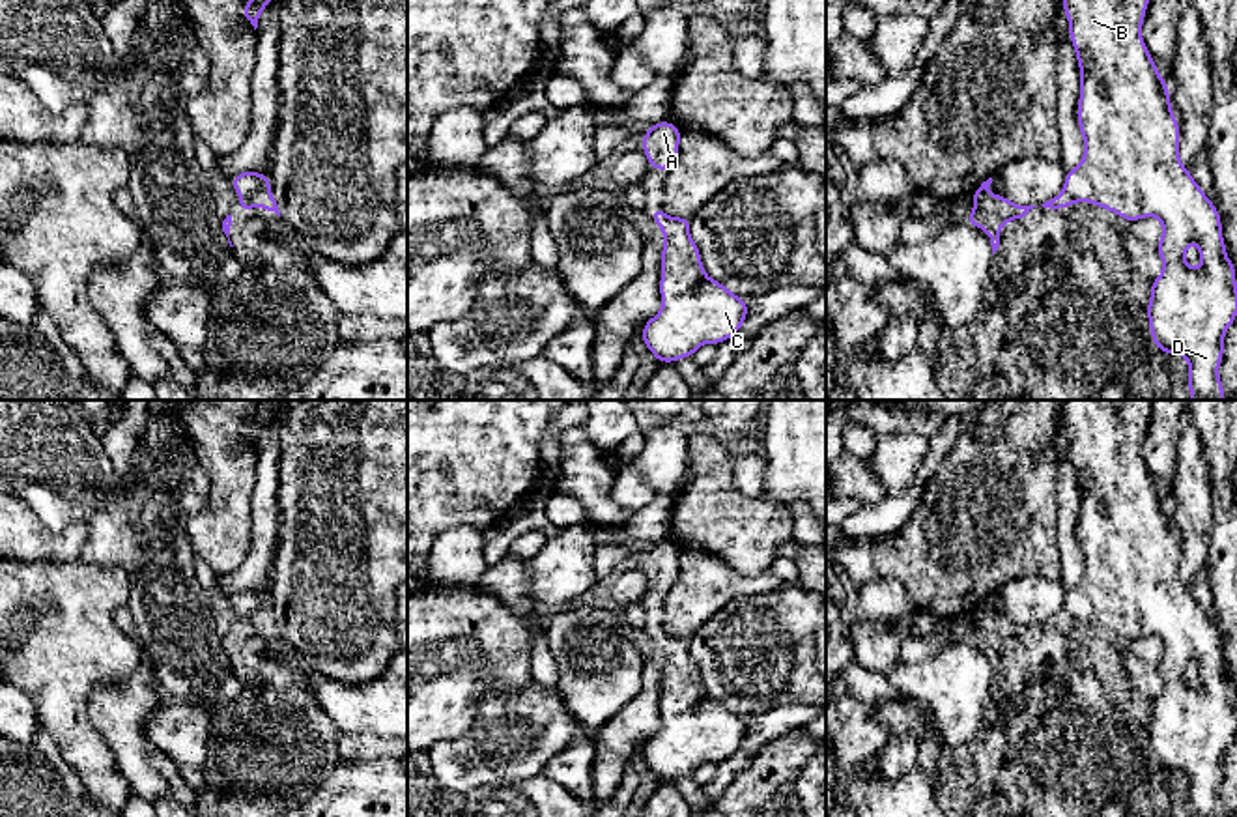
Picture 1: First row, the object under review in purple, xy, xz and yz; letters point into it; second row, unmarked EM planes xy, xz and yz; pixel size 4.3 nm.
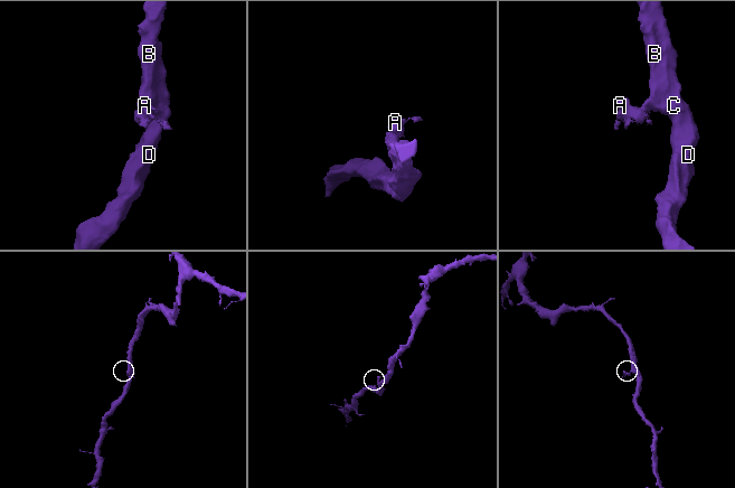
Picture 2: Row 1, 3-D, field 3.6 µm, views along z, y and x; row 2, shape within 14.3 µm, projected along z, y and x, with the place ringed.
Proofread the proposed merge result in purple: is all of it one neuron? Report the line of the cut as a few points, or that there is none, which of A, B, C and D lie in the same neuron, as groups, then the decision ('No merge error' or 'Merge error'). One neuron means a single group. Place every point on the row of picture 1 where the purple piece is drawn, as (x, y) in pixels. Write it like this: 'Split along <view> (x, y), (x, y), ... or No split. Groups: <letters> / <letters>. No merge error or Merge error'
Split along xy (268, 187), (243, 199). Groups: A / B C D. Merge error

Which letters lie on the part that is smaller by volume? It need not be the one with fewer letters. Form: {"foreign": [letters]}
{"foreign": ["A"]}

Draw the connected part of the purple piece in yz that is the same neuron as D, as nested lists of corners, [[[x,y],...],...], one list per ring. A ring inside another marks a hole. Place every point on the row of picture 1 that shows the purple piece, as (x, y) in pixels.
[[[1061,0],[1080,69],[1078,129],[1084,157],[1067,170],[1063,191],[1076,202],[1114,211],[1127,222],[1157,217],[1162,237],[1157,251],[1162,273],[1151,280],[1147,322],[1153,344],[1188,363],[1190,400],[1226,400],[1218,366],[1224,335],[1237,316],[1235,265],[1226,254],[1222,221],[1215,204],[1179,159],[1181,131],[1160,77],[1142,37],[1149,0]],[[1198,245],[1201,265],[1190,267],[1187,247]]]

